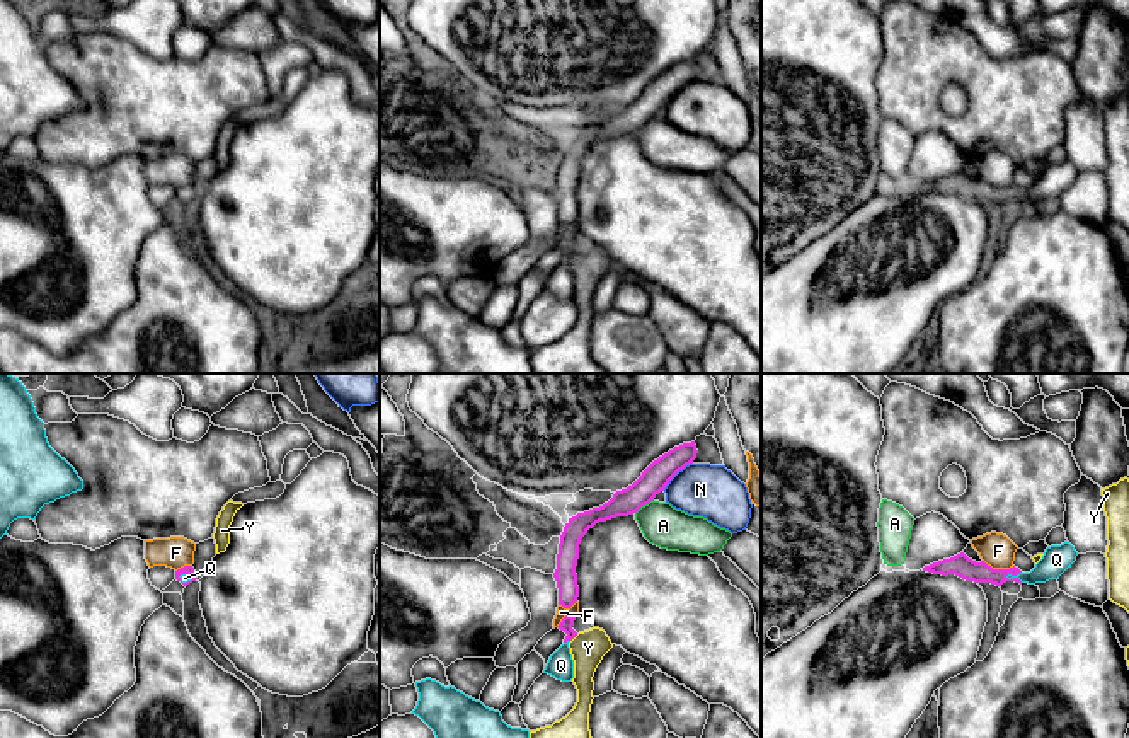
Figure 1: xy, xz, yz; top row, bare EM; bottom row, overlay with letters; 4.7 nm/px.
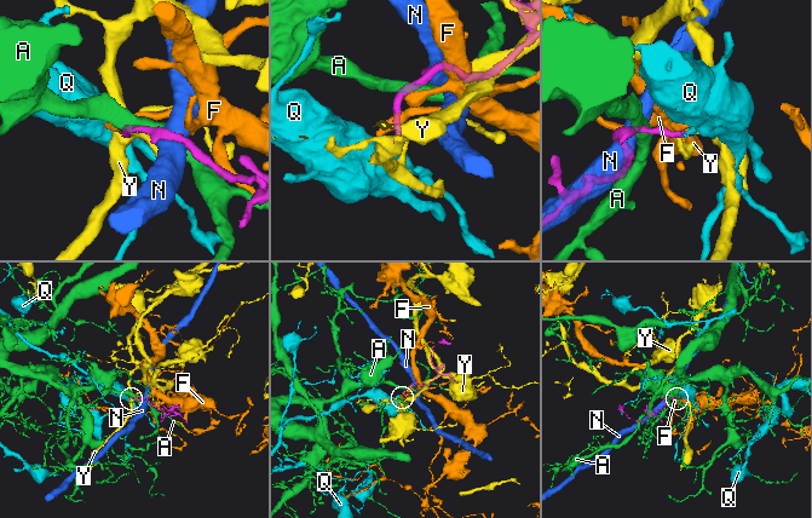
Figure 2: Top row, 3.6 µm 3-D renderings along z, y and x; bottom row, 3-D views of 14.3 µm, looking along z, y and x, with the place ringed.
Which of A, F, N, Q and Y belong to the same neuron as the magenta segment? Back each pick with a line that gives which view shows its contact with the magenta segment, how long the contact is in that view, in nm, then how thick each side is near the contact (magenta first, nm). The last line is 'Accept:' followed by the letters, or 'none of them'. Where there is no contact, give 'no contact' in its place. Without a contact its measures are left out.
Q: yz | 90 nm | 100/140 nm
Accept: Q

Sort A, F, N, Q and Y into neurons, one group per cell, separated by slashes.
A / F / N / Q / Y

